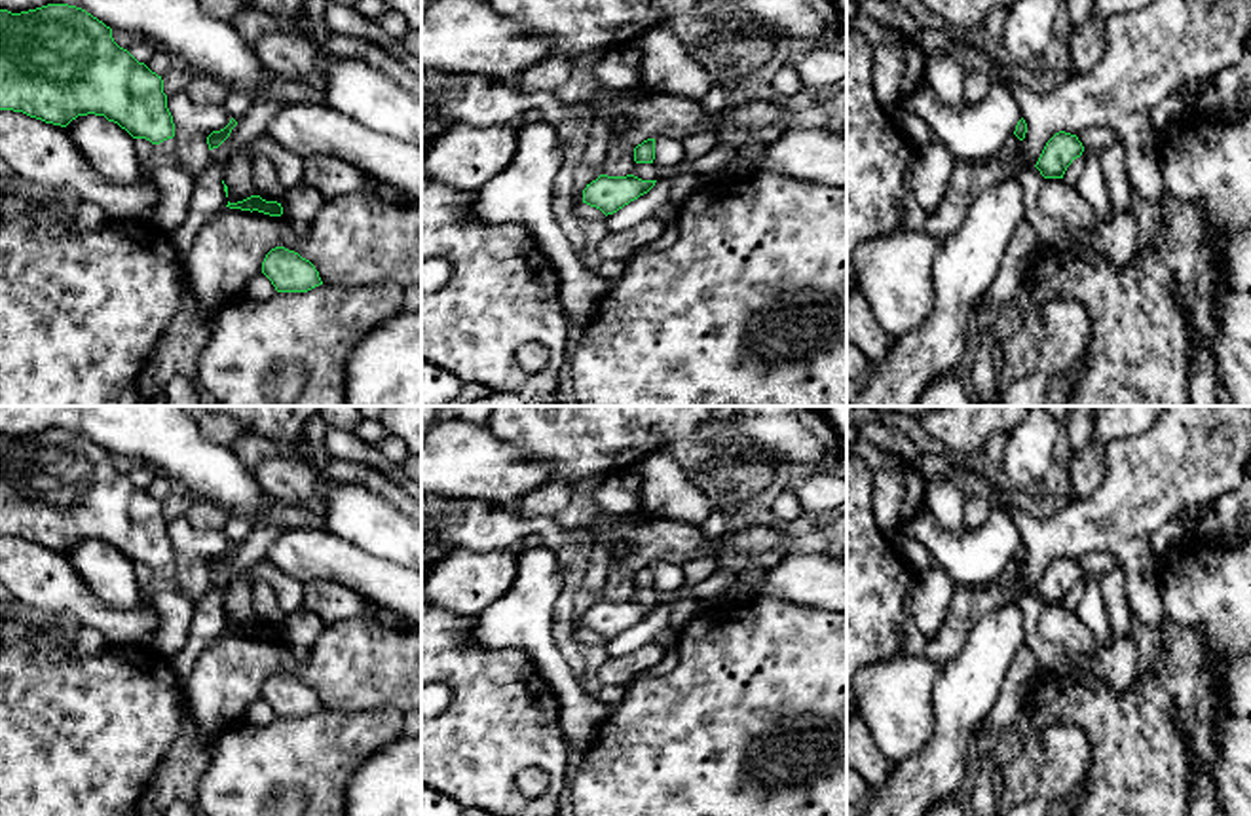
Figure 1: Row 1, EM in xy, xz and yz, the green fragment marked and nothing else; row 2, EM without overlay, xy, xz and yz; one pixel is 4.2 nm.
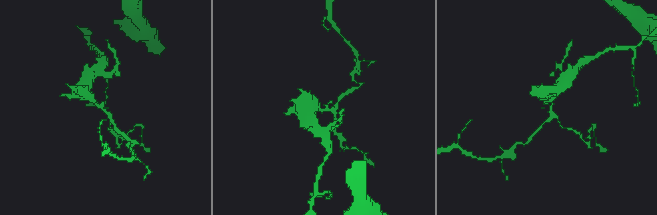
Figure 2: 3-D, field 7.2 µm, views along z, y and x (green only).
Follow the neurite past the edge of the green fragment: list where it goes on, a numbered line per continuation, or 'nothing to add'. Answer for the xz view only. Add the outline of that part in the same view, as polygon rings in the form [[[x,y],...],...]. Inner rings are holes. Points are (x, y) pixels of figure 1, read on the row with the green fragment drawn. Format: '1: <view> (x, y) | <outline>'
nothing to add

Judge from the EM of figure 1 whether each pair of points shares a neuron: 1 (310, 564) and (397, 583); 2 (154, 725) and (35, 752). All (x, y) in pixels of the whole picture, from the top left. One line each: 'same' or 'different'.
1: same
2: same

